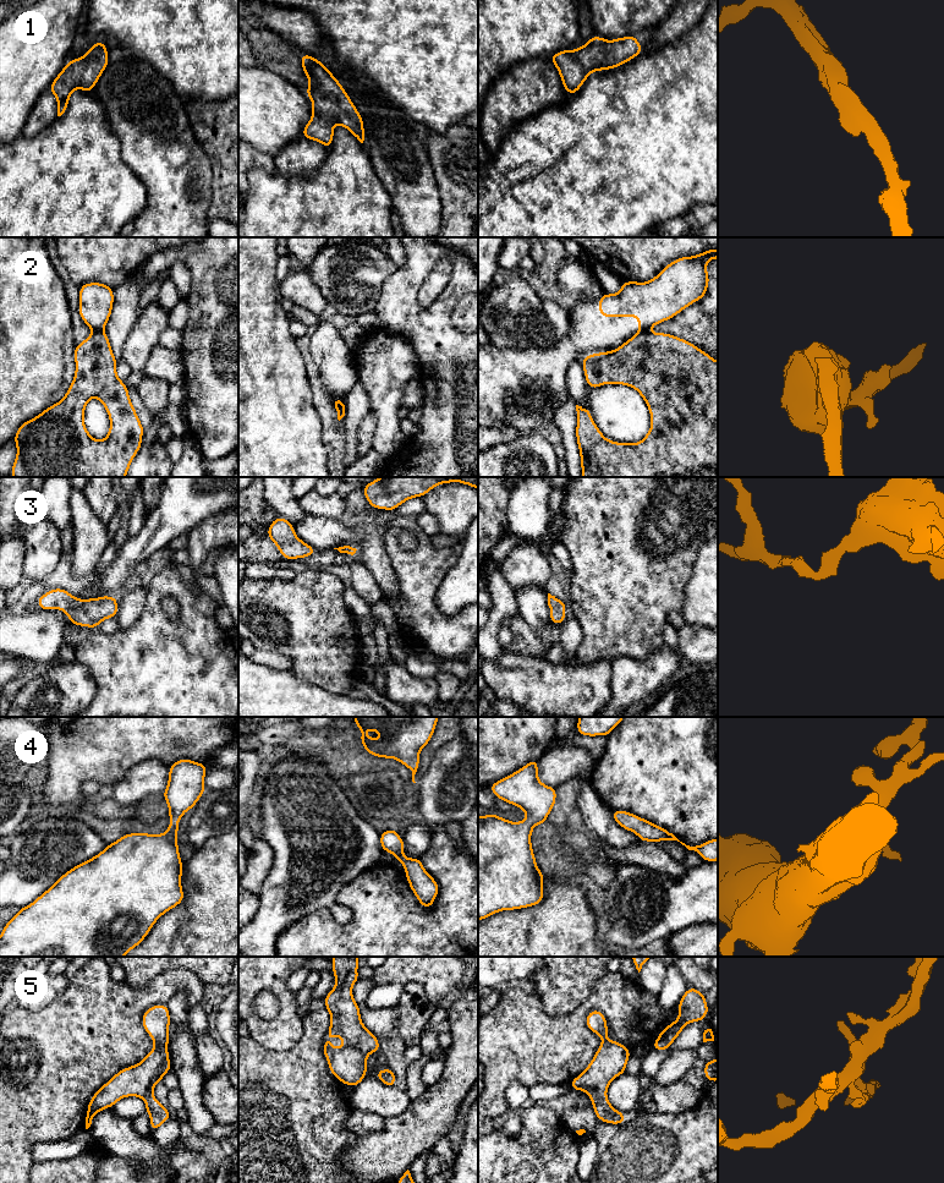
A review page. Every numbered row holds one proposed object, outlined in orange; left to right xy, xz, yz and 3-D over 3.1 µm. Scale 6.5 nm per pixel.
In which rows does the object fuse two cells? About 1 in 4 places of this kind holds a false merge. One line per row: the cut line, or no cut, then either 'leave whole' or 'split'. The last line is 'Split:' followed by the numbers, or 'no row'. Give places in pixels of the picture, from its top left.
1: cut none; leave whole
2: cut xy (103, 329), (93, 332); split
3: cut none; leave whole
4: cut none; leave whole
5: cut none; leave whole
Split: 2

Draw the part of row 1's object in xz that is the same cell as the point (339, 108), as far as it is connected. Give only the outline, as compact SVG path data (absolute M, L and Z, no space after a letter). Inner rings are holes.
M308 54L301 55L301 64L309 81L304 92L313 103L312 117L303 127L302 136L322 143L328 149L334 138L334 125L339 124L363 143L362 116L341 83L323 62Z

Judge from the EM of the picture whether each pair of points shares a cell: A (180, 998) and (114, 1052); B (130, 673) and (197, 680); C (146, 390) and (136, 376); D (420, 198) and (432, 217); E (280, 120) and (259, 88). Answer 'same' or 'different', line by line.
A: different
B: same
C: different
D: same
E: same

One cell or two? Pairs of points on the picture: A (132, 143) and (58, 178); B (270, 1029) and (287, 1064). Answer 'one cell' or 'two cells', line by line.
A: two cells
B: two cells

